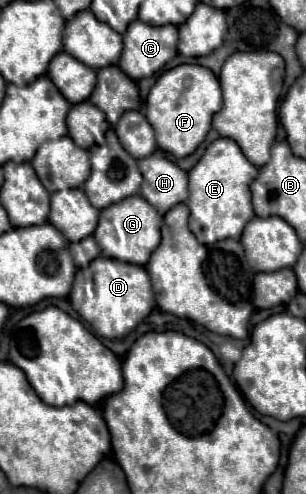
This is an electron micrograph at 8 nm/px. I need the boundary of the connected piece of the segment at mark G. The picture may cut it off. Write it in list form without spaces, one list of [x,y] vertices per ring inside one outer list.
[[[132,195],[100,211],[100,221],[94,231],[94,239],[104,257],[146,265],[152,251],[160,245],[160,227],[162,227],[162,215],[144,197]]]

